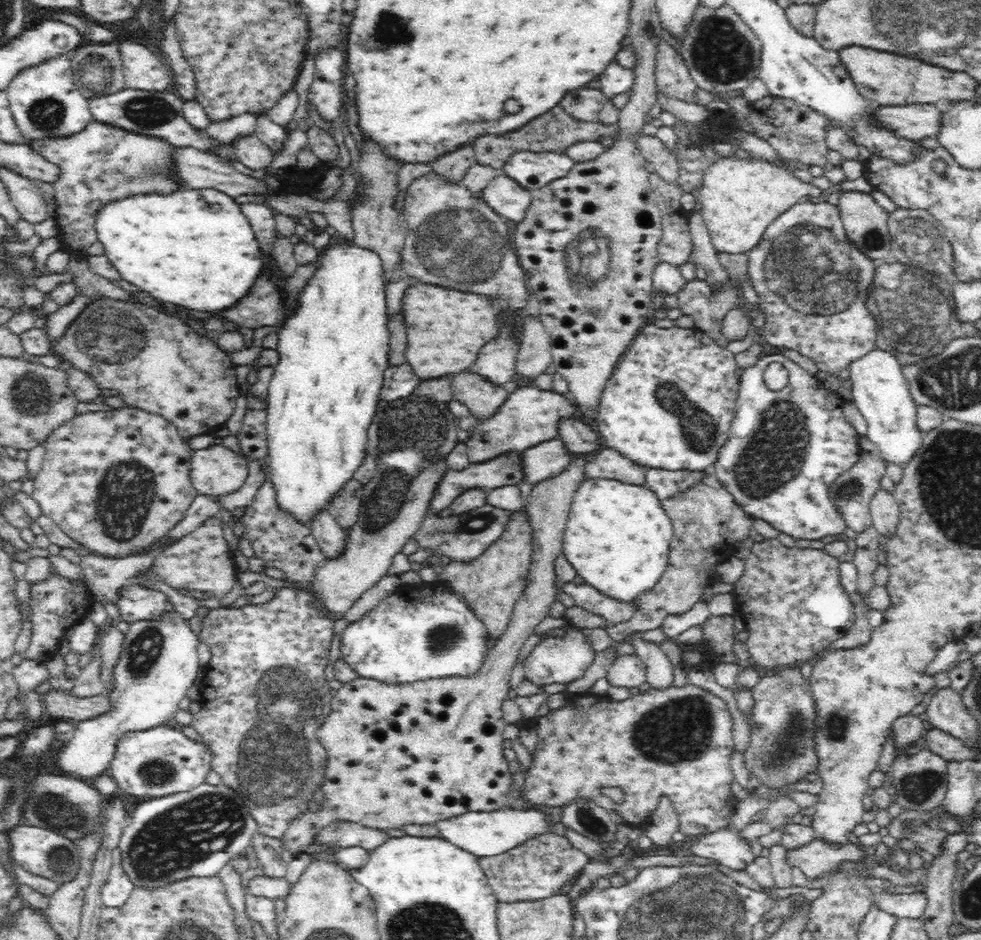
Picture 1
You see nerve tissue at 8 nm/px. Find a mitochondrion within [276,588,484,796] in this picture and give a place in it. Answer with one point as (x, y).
(445, 638)

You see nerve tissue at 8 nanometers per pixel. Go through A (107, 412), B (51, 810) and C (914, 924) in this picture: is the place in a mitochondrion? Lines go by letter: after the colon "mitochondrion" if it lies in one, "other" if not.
A: other
B: mitochondrion
C: other

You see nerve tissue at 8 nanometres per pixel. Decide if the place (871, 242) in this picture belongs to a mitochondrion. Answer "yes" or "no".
yes

